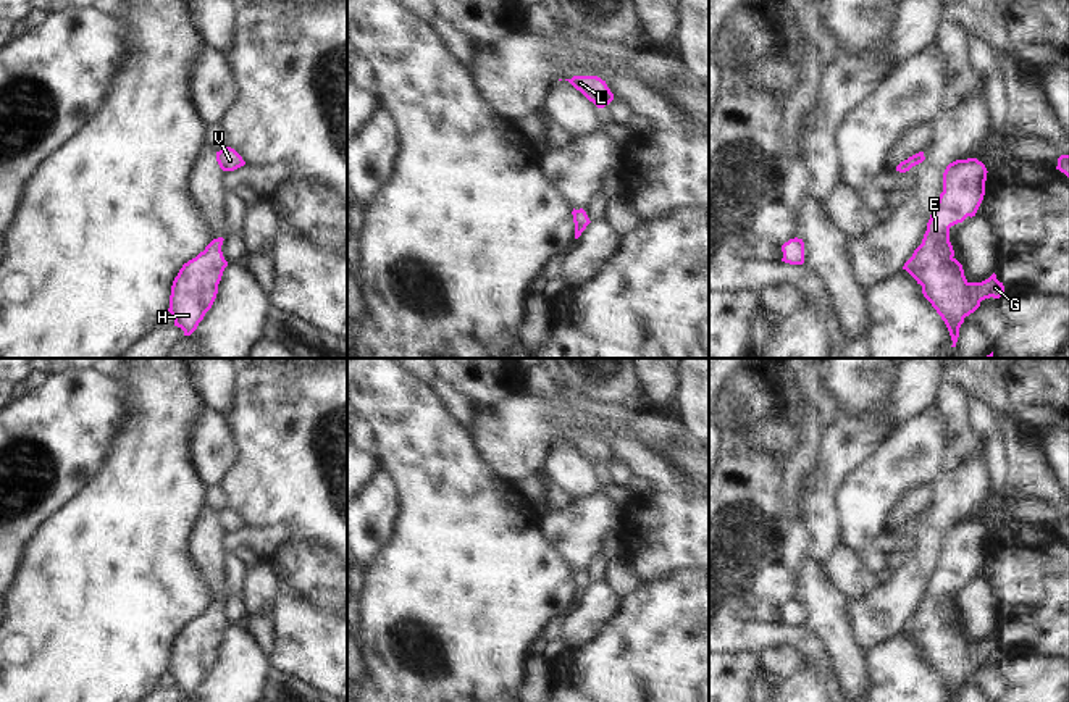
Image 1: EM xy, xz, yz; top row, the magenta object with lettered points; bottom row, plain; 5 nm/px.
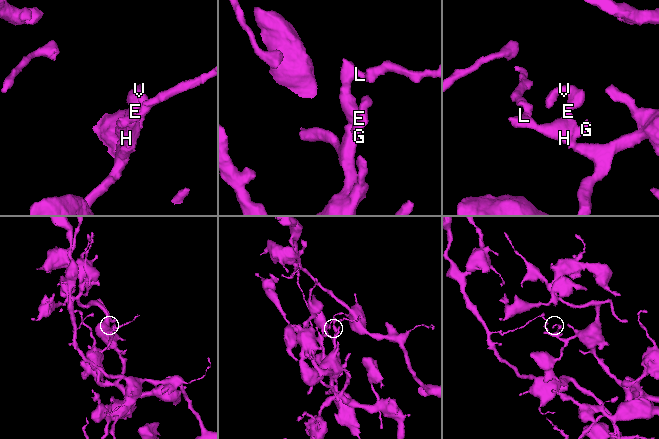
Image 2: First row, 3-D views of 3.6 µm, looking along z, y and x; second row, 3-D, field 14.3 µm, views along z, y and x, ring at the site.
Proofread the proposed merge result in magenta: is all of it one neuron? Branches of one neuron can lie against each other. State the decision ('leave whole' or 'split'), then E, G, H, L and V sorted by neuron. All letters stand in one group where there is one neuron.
leave whole; groups E G H L V

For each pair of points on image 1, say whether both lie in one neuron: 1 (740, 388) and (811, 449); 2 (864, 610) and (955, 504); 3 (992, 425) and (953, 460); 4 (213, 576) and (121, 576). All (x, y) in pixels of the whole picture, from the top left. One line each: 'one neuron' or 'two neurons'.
1: two neurons
2: one neuron
3: two neurons
4: two neurons

